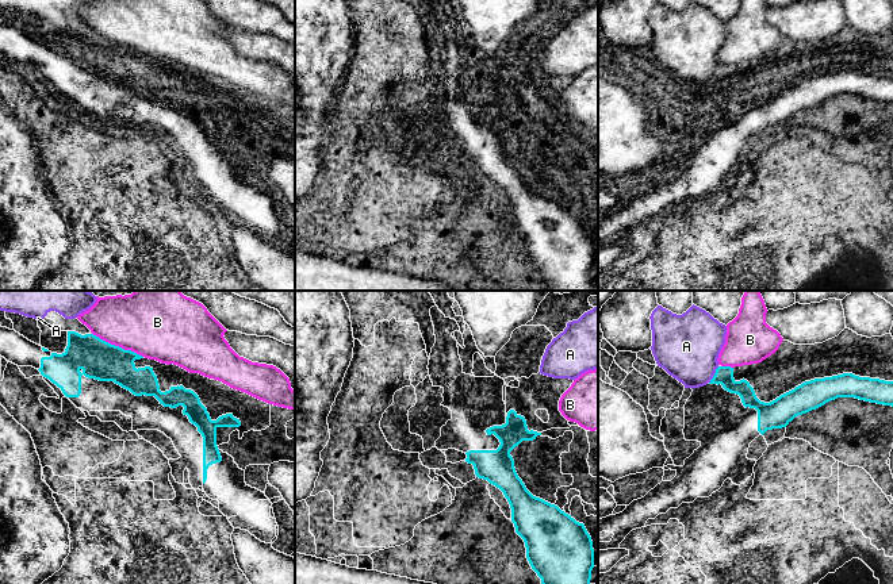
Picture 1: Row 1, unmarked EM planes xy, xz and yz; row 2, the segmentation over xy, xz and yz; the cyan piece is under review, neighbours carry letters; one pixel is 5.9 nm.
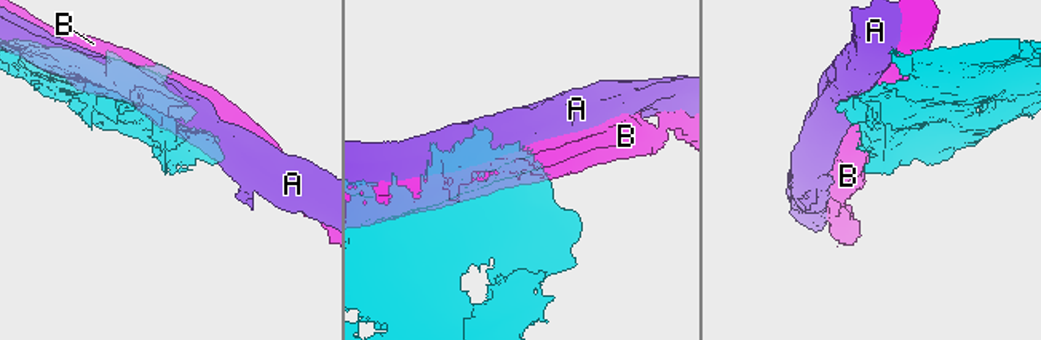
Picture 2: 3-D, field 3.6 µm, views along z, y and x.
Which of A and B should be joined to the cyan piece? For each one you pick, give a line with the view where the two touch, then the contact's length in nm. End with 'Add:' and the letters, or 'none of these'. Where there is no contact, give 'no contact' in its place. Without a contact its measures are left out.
Add: none of these

